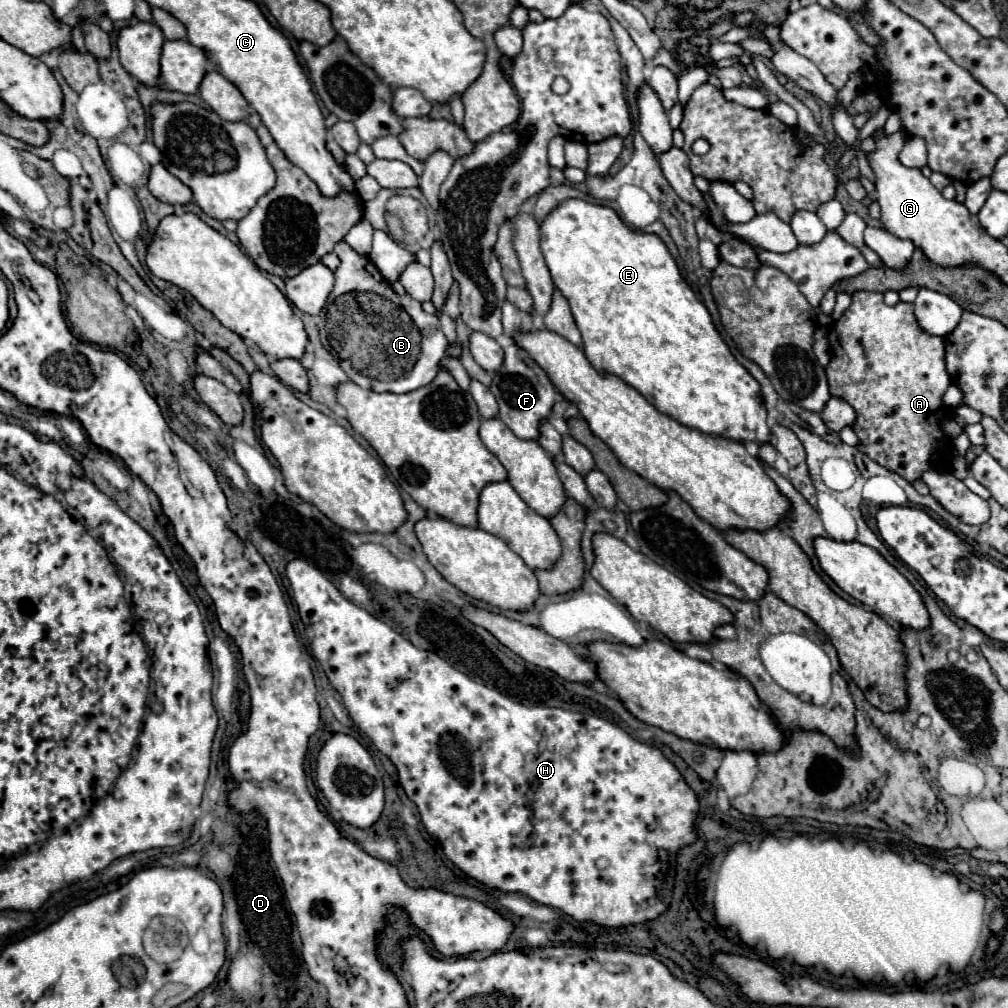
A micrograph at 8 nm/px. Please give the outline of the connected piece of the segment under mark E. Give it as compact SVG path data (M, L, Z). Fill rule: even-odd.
M568 198L540 224L540 248L554 286L568 300L572 316L578 320L584 352L596 370L620 376L626 384L644 394L660 412L676 418L684 426L712 436L724 434L738 442L770 440L760 384L736 362L716 332L710 312L680 276L666 244L656 234L628 228L610 206Z

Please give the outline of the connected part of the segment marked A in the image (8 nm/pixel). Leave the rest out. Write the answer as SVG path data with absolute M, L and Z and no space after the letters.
M856 292L852 294L850 308L840 316L838 322L834 322L834 328L828 334L828 342L830 364L826 366L826 374L830 394L834 398L846 400L856 410L856 420L852 424L852 430L858 436L856 448L886 470L900 474L908 482L918 480L926 470L942 470L952 454L950 438L940 426L940 422L950 414L942 404L942 396L952 384L952 378L946 370L944 338L936 338L920 330L916 316L912 314L912 304L898 302L894 306L888 306L882 294Z

